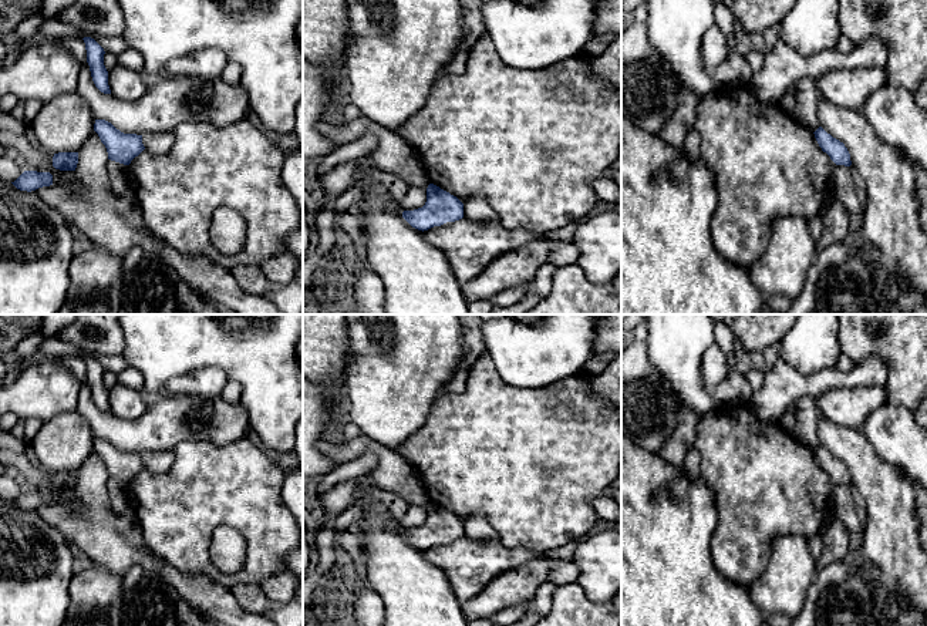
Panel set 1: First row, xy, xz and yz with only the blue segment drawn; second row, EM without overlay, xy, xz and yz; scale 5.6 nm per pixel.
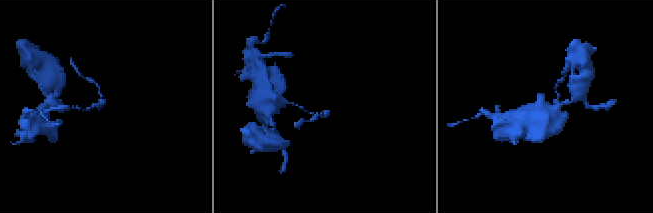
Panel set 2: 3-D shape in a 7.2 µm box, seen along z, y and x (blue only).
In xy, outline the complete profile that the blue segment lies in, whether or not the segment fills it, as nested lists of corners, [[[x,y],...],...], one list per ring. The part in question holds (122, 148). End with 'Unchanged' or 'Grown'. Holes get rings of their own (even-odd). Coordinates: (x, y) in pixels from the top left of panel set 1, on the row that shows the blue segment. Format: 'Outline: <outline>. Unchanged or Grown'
Outline: [[[95,120],[94,131],[105,145],[111,161],[129,165],[145,149],[142,135],[124,134],[105,120]]]. Unchanged

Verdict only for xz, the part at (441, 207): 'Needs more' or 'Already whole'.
Already whole

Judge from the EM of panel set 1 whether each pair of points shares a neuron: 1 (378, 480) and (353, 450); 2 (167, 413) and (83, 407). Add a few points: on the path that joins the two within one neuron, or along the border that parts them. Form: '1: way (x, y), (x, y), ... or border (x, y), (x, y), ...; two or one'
1: way (384, 467), (384, 457), (373, 446), (366, 446); one
2: way (145, 428), (113, 428), (104, 424); one

